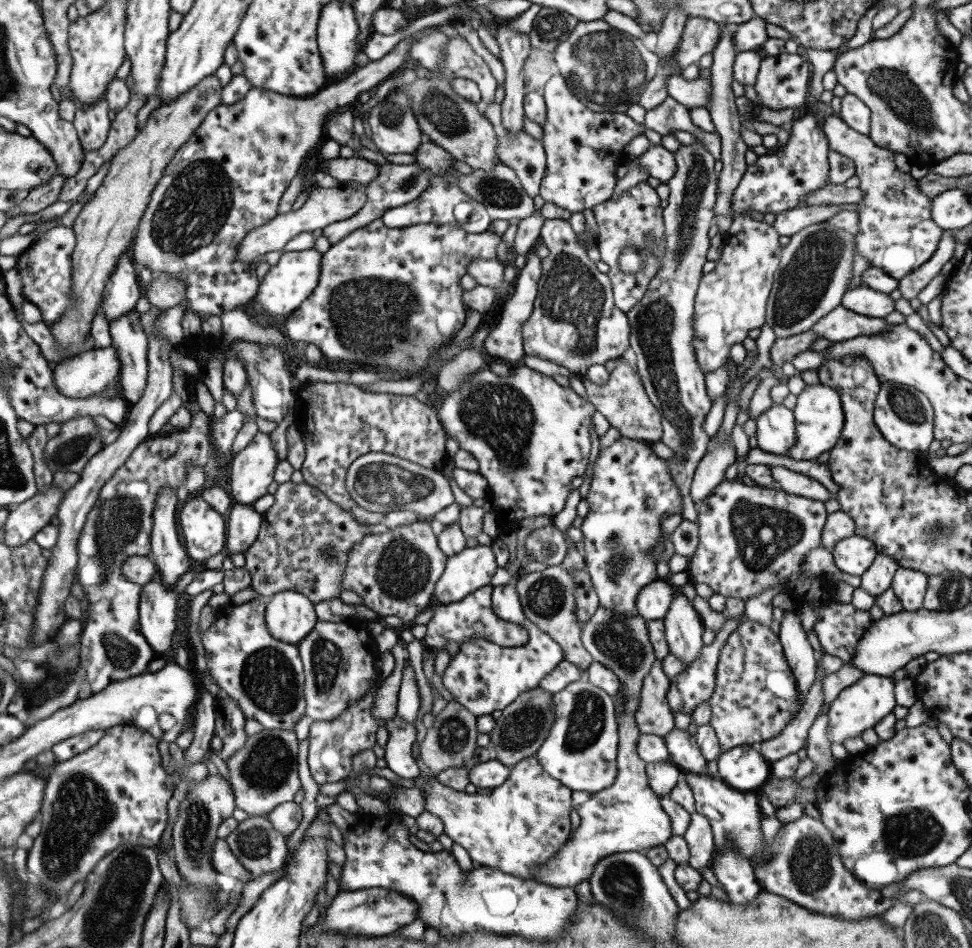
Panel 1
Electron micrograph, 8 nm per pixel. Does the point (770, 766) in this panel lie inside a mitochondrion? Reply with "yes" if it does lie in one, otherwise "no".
no

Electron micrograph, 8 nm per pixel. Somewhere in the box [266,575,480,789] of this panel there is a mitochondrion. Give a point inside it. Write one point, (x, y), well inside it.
(325, 656)

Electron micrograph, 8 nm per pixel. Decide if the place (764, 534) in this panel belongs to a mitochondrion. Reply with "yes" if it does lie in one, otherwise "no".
yes

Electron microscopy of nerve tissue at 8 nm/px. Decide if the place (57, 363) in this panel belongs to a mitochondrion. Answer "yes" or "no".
no

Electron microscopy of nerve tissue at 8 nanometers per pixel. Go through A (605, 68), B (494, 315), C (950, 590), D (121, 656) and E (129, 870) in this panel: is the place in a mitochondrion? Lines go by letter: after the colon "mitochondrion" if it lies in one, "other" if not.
A: mitochondrion
B: other
C: mitochondrion
D: mitochondrion
E: mitochondrion

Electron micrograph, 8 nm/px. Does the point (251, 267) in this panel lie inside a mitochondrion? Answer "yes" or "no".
no

